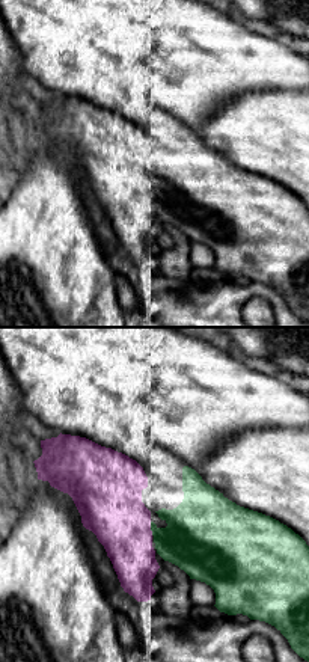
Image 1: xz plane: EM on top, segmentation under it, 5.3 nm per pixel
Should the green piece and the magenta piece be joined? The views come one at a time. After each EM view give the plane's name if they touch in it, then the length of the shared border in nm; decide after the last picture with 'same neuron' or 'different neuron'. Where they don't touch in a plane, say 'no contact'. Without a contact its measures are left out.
meets green in xz; contact 70 nm long

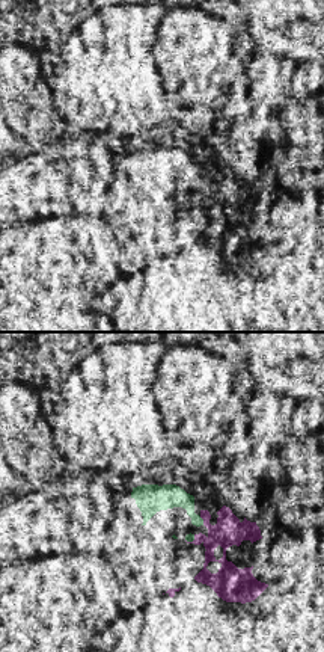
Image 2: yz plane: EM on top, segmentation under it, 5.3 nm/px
meets green in yz; contact 50 nm long

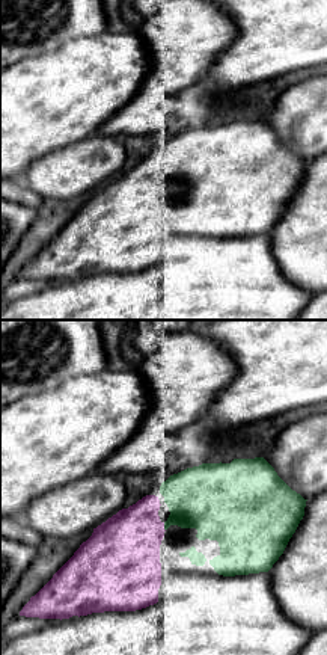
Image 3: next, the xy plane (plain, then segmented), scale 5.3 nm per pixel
meets green in xy; contact 50 nm long

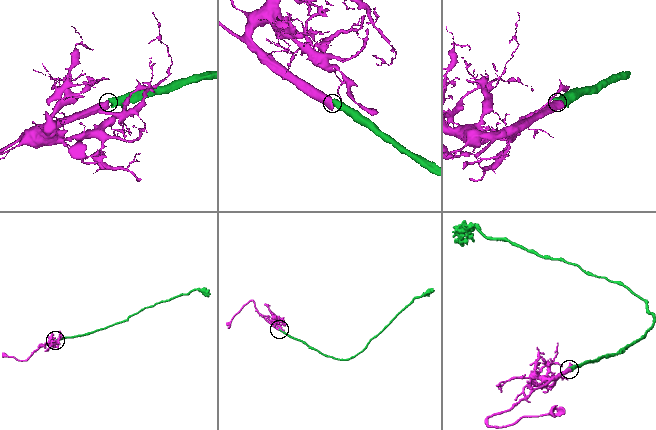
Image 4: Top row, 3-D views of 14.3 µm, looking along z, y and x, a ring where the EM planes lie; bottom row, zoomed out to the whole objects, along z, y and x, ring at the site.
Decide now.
same neuron

